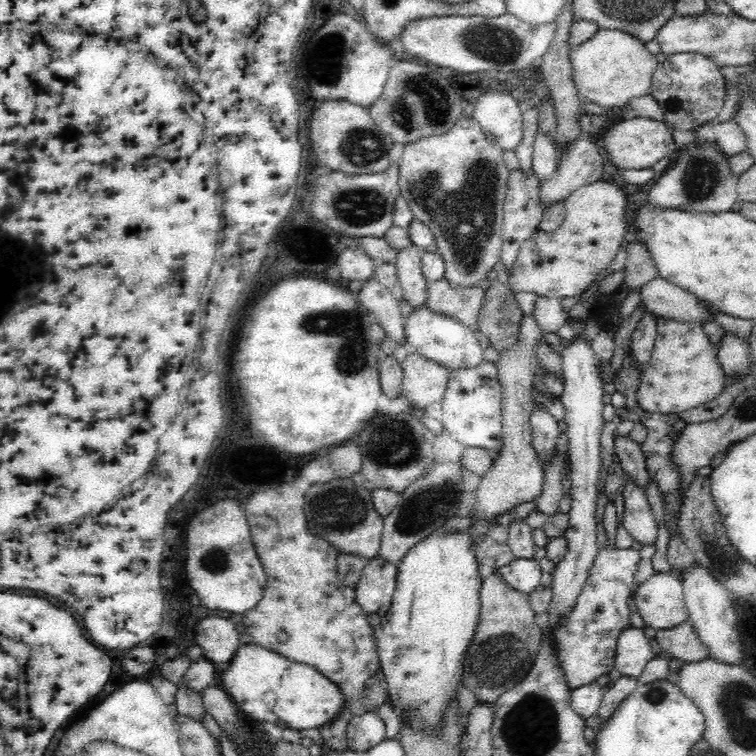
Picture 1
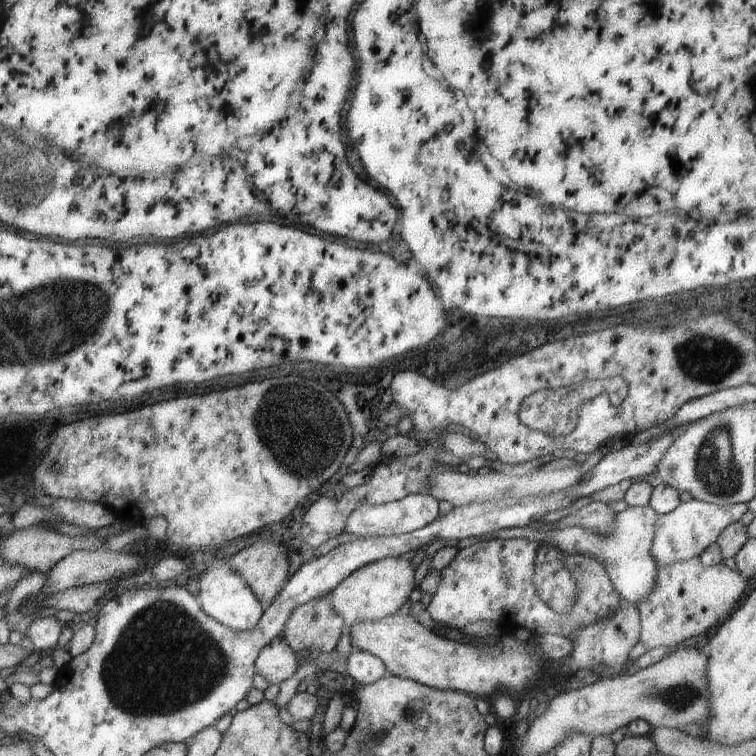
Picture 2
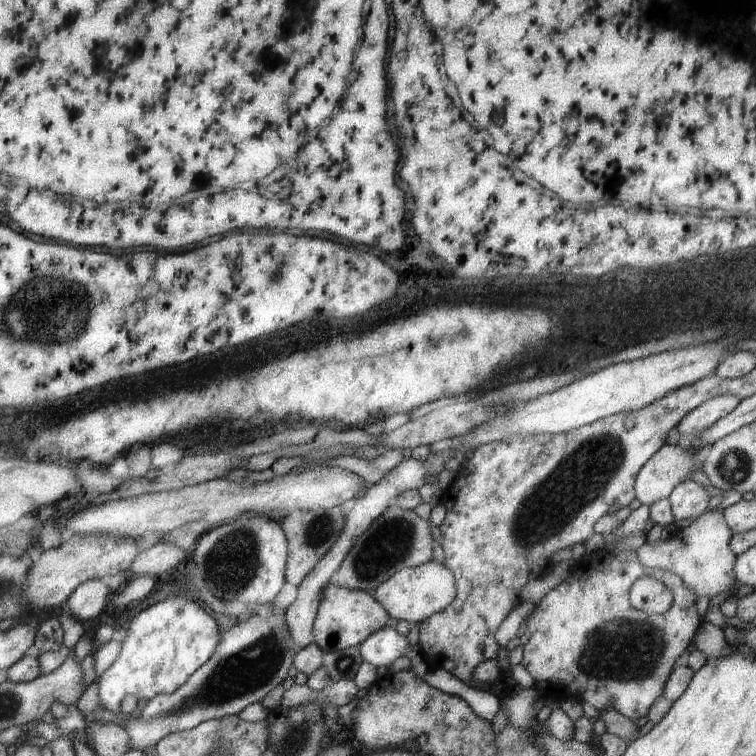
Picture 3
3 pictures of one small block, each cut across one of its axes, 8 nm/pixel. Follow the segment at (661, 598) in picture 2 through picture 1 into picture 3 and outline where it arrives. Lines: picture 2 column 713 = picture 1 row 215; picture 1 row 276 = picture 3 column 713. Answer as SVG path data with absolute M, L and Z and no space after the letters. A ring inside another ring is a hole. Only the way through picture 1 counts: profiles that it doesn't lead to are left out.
M715 508L703 511L696 519L681 530L655 546L647 543L634 551L637 560L644 567L653 567L675 573L696 598L710 599L719 592L729 592L734 580L735 554L730 549L731 529L727 526L723 511Z

